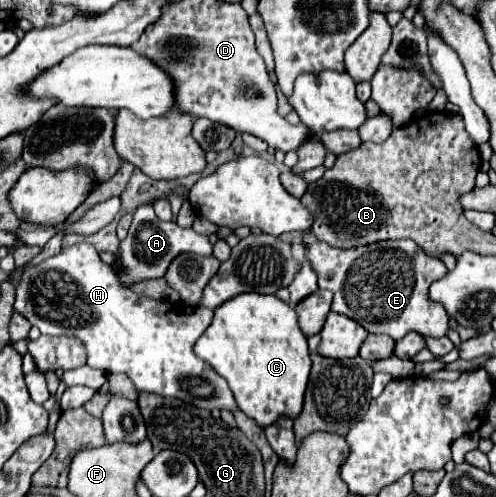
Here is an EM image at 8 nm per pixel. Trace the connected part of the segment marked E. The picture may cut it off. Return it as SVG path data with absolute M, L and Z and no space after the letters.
M310 230L302 238L308 242L308 256L312 258L312 266L318 272L318 286L326 288L334 294L332 300L332 310L338 314L344 314L358 324L362 324L370 334L388 334L392 340L404 338L408 332L420 332L426 338L428 336L444 336L448 332L448 312L442 304L436 304L430 300L428 288L432 282L444 278L448 274L448 268L444 262L436 256L428 256L416 242L412 240L386 240L386 242L376 242L368 246L358 246L350 250L340 250L332 248L324 242L316 242L312 238Z

